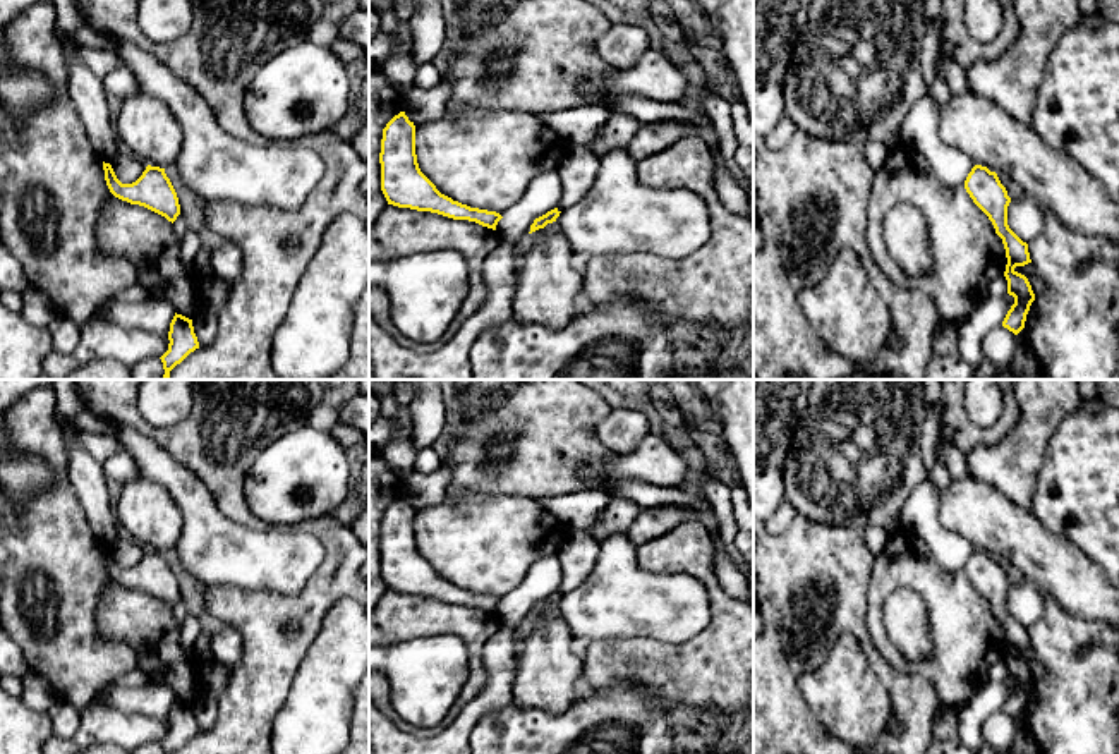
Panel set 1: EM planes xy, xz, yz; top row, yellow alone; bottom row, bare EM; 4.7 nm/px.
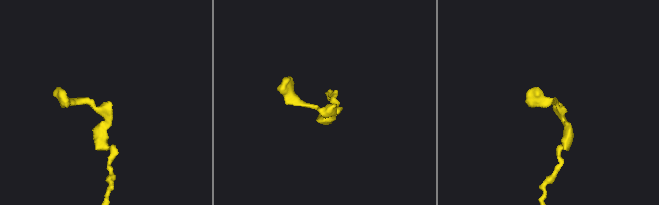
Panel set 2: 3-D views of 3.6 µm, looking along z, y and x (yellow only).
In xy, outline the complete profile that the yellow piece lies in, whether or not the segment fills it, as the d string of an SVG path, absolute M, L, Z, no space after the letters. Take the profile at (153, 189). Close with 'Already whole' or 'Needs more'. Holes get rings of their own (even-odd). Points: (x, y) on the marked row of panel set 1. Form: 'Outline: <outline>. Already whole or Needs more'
Outline: M103 161L103 170L106 185L115 198L144 206L172 223L180 215L177 192L165 168L148 165L142 175L132 184L122 184L110 163Z. Already whole

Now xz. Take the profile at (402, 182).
Outline: M405 112L395 115L383 129L381 191L388 204L431 211L453 220L469 220L496 230L503 218L496 211L470 208L441 194L420 172L415 155L415 125Z. Already whole

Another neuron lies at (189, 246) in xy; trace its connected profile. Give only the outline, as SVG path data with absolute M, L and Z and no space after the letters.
M187 230L180 240L180 256L189 271L194 271L194 259L201 249L199 237L192 230Z

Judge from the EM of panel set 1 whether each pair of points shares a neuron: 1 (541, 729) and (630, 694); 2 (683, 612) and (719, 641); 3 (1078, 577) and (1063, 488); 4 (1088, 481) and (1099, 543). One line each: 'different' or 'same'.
1: same
2: different
3: different
4: same

